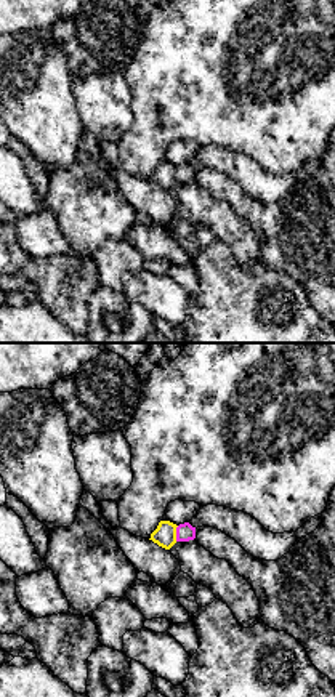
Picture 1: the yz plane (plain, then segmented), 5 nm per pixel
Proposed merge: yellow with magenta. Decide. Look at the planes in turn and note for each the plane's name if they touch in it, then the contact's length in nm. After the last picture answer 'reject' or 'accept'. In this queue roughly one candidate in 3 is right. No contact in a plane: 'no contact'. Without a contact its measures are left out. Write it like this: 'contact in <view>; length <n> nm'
contact in yz; length 80 nm

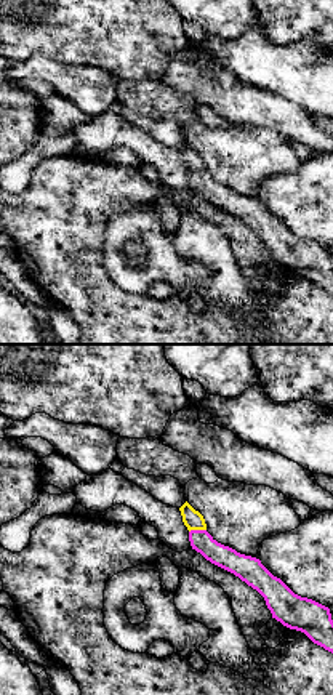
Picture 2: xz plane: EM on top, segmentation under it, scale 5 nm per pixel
contact in xz; length 90 nm

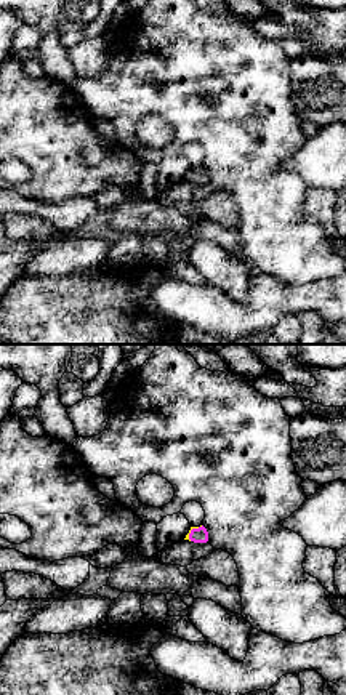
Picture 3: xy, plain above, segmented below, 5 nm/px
contact in xy; length 100 nm

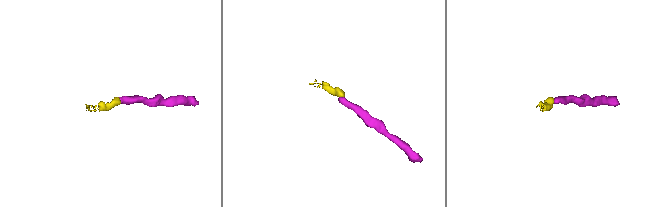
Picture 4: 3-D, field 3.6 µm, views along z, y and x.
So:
accept

